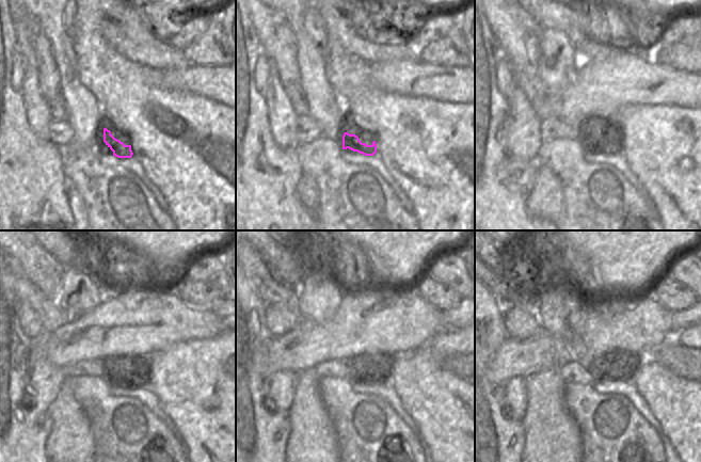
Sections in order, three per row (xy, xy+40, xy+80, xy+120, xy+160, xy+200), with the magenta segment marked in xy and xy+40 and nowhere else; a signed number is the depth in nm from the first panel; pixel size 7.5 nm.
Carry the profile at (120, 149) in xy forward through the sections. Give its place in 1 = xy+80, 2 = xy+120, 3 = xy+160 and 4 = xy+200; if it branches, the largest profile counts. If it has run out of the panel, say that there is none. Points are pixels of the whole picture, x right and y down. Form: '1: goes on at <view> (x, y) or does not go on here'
1: goes on at xy+80 (611, 131)
2: goes on at xy+120 (136, 369)
3: goes on at xy+160 (370, 368)
4: goes on at xy+200 (620, 365)

